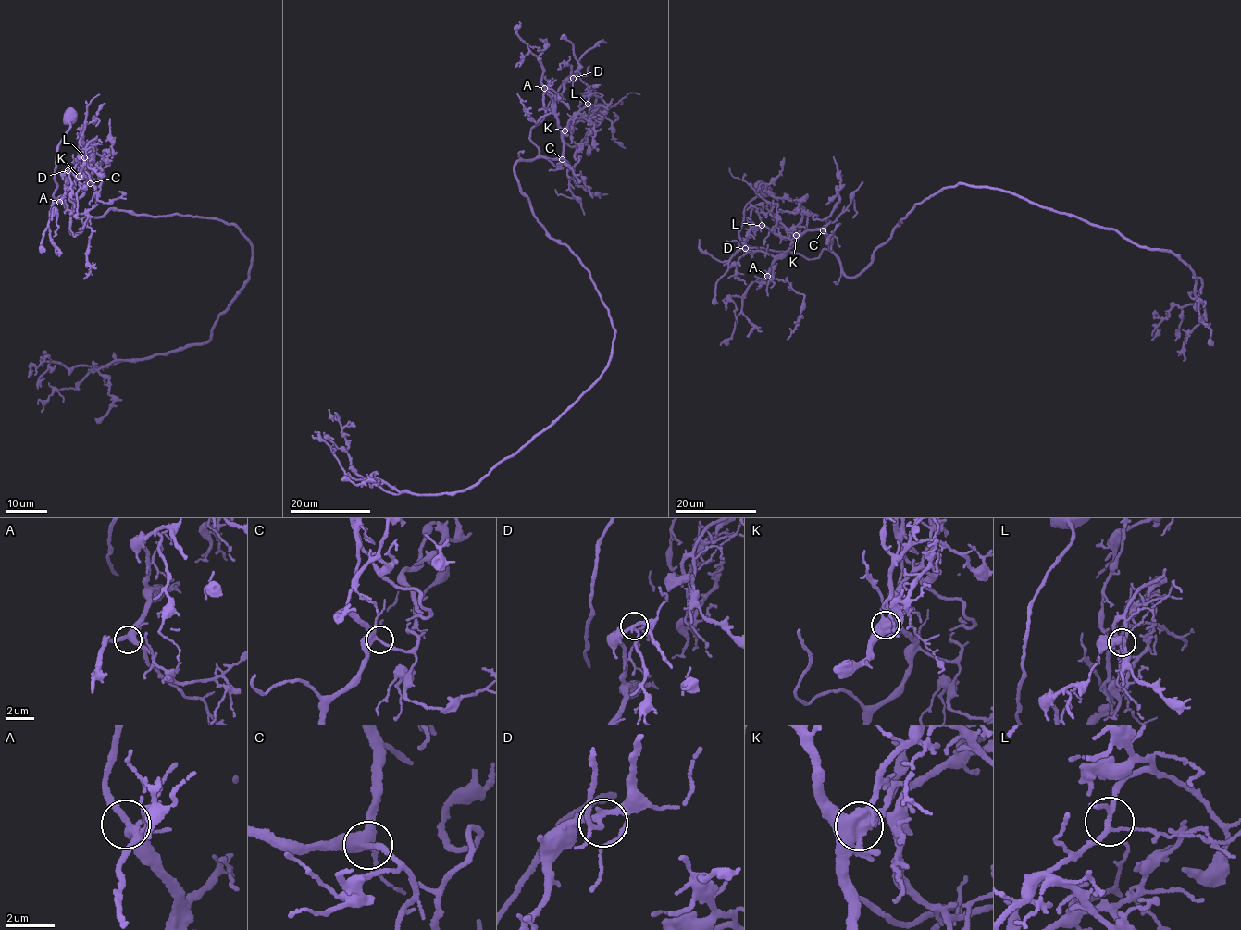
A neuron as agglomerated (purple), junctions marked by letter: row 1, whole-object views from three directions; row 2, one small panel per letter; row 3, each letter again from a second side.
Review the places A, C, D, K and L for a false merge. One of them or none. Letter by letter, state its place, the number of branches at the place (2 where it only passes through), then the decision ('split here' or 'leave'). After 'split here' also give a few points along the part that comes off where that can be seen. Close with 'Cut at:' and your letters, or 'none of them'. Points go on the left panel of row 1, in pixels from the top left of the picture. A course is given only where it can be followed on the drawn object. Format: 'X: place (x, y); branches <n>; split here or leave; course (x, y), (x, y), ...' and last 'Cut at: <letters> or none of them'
A: place (59, 202); branches 4; leave
C: place (90, 183); branches 4; leave
D: place (68, 170); branches 4; leave
K: place (79, 176); branches 5; split here; course (79, 175), (89, 159), (104, 176), (97, 165), (105, 149), (112, 153), (109, 119)
L: place (84, 157); branches 4; leave
Cut at: K

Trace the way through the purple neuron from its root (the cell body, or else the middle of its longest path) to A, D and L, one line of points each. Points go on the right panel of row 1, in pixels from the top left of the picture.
A: (763, 191), (745, 206), (740, 239), (809, 260), (829, 249), (820, 229), (804, 231), (767, 276)
D: (763, 191), (745, 206), (740, 239), (809, 260), (829, 249), (826, 235), (817, 229), (778, 254), (745, 248)
L: (763, 191), (745, 206), (740, 239), (809, 260), (829, 249), (820, 229), (787, 239), (762, 225)

